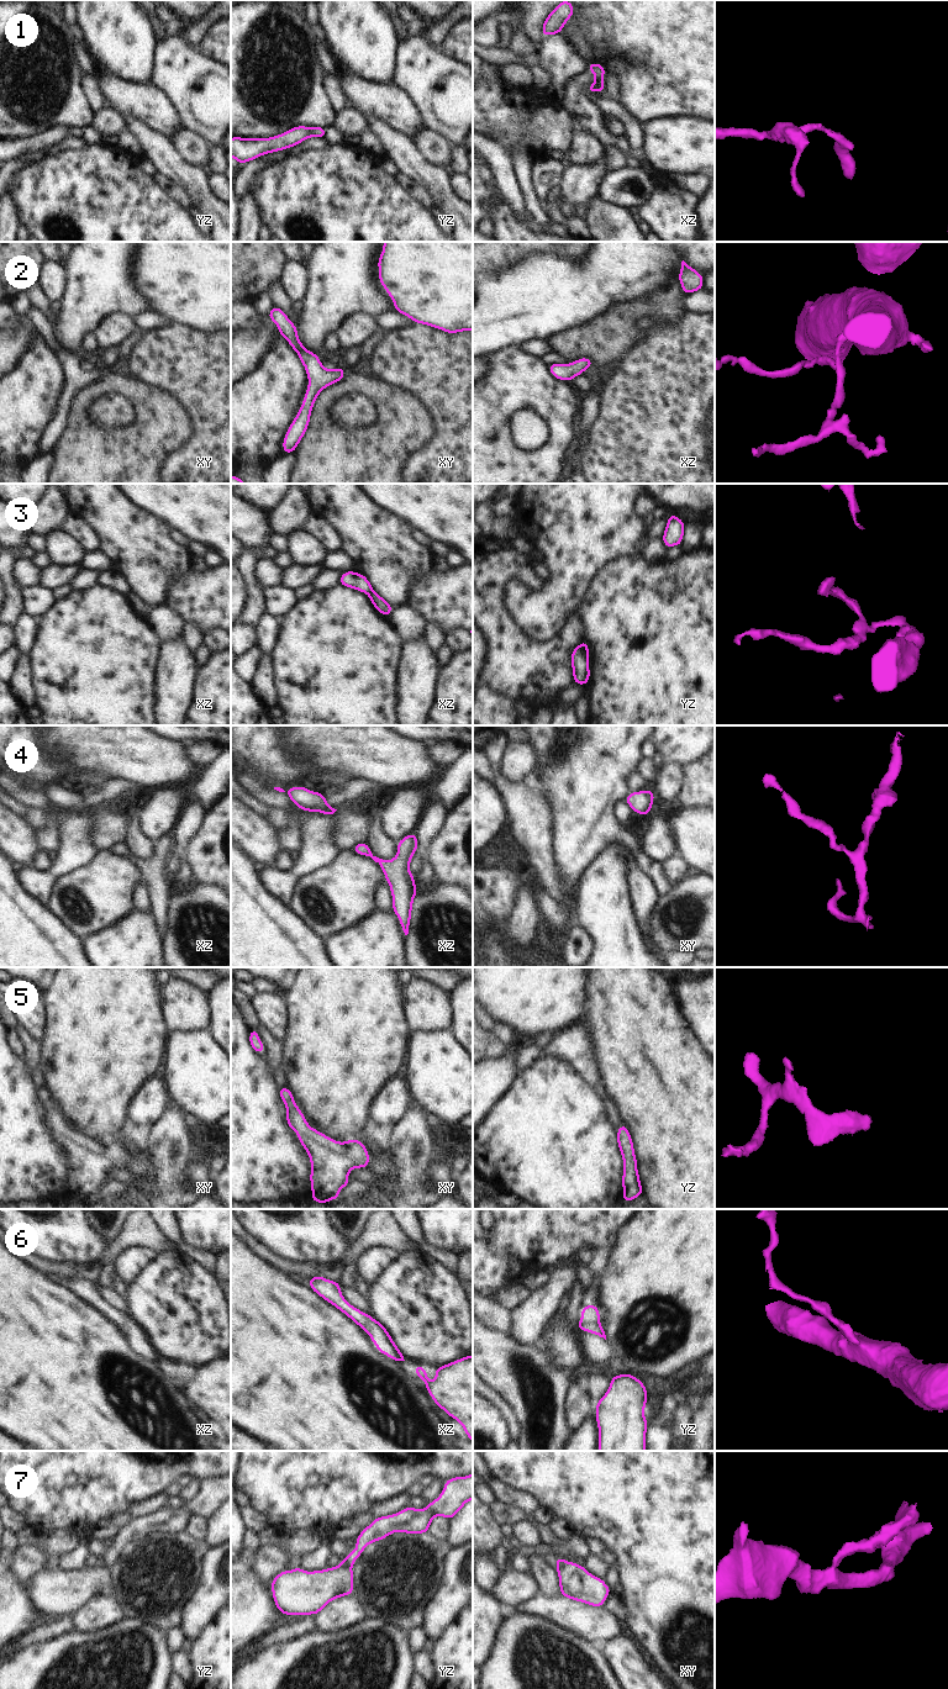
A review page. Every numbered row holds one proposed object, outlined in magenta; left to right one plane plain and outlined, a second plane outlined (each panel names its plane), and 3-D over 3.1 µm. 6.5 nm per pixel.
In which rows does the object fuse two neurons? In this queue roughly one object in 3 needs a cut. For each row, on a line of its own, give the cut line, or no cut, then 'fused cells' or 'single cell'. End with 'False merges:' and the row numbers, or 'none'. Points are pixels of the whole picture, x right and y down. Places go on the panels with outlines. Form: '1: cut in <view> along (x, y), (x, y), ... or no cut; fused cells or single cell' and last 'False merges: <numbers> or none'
1: no cut; single cell
2: no cut; single cell
3: cut in yz along (579, 645), (586, 658); fused cells
4: no cut; single cell
5: no cut; single cell
6: no cut; single cell
7: cut in yz along (343, 1561), (351, 1566); fused cells
False merges: 3, 7

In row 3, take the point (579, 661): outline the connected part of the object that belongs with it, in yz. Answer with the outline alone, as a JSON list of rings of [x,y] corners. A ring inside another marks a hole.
[[[578,645],[572,651],[573,677],[576,685],[585,686],[590,679],[589,660],[583,654],[581,646]]]

